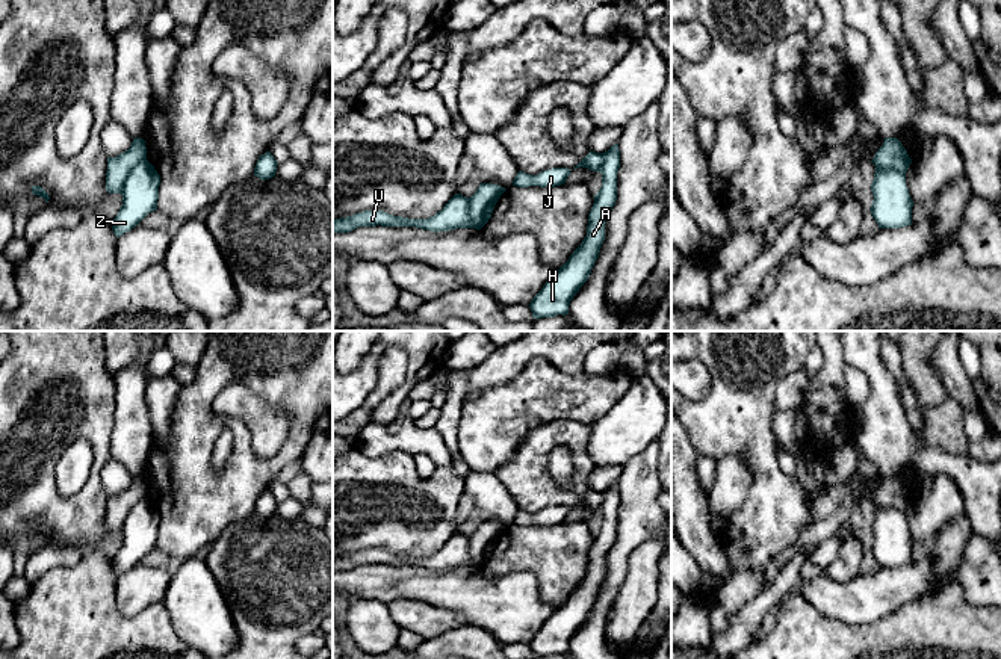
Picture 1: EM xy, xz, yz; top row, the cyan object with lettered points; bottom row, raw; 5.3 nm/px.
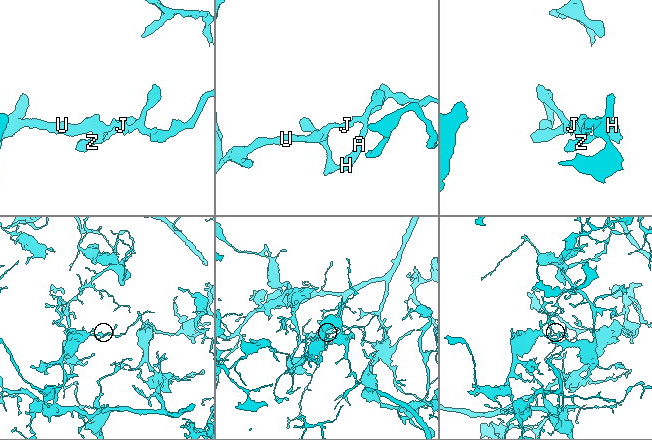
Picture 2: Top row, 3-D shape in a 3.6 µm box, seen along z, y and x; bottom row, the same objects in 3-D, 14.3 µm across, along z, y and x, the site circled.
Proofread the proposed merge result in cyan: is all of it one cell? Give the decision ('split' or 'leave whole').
split

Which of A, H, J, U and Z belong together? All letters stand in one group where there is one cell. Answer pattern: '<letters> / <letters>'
A H J Z / U

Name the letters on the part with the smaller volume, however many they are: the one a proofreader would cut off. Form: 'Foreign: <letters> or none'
Foreign: A, H, J, Z

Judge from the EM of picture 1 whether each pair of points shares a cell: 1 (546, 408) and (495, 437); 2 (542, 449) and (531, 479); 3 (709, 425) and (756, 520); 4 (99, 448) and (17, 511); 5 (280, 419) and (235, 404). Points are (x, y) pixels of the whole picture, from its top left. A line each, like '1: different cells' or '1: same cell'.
1: same cell
2: same cell
3: same cell
4: same cell
5: same cell

